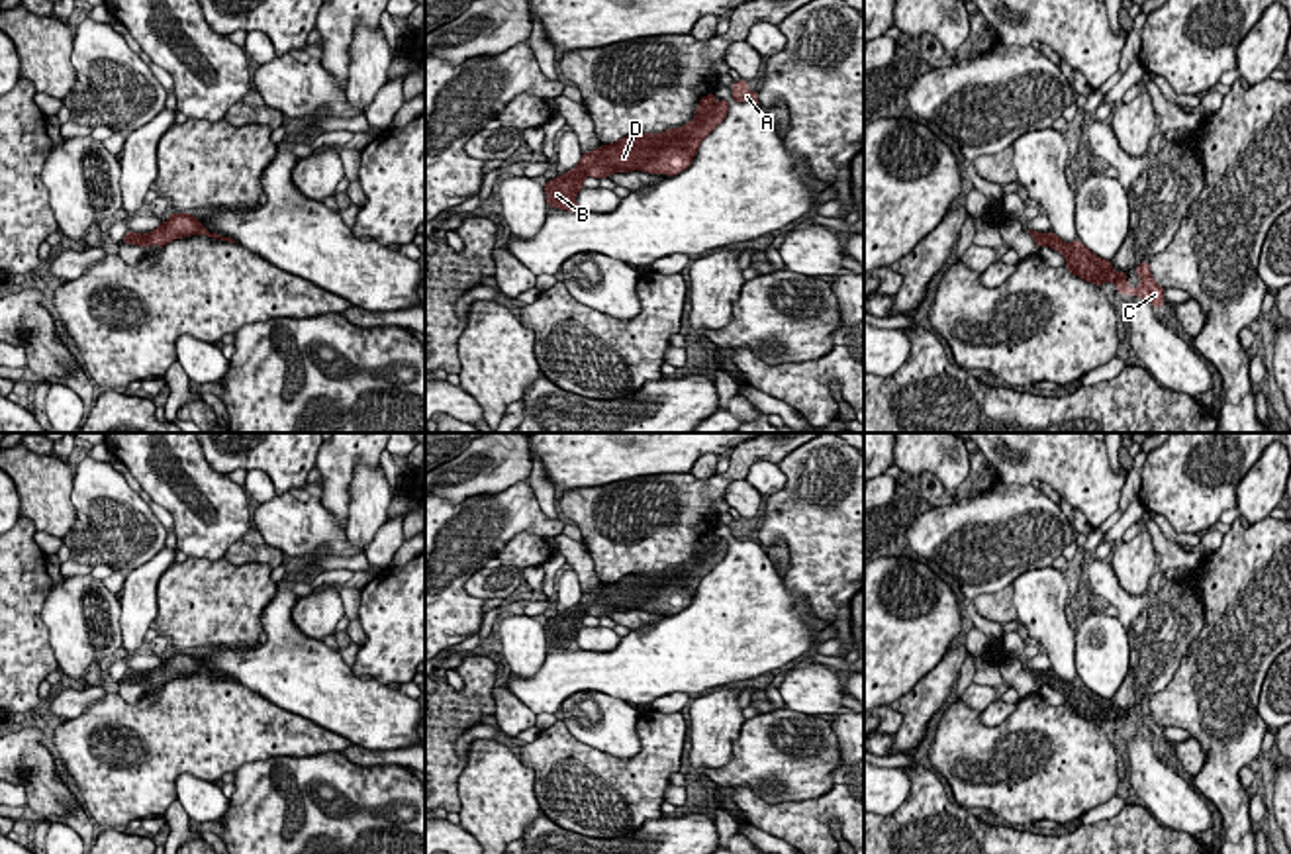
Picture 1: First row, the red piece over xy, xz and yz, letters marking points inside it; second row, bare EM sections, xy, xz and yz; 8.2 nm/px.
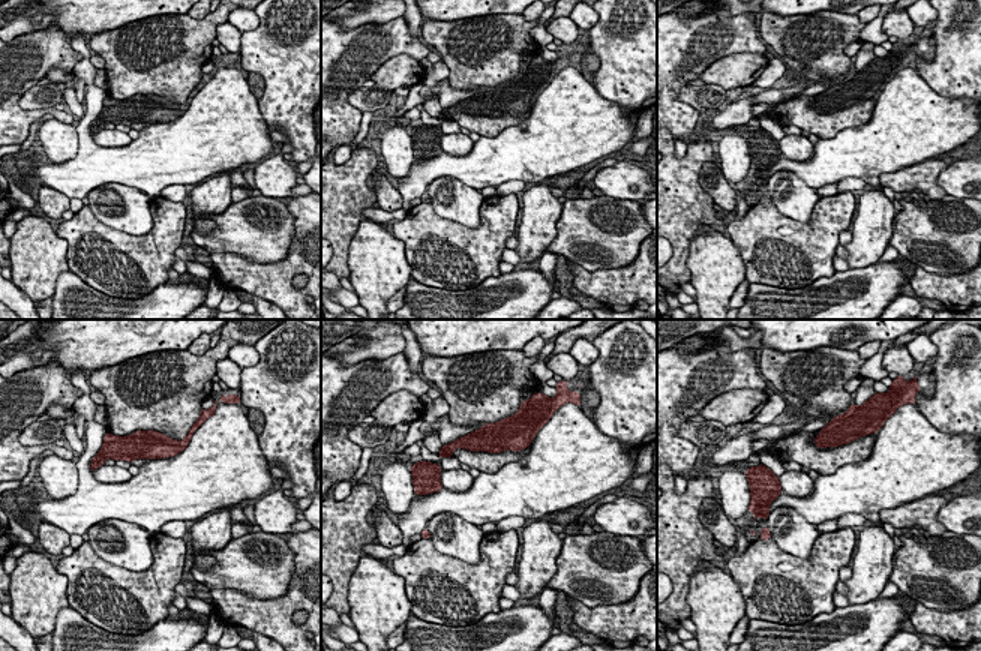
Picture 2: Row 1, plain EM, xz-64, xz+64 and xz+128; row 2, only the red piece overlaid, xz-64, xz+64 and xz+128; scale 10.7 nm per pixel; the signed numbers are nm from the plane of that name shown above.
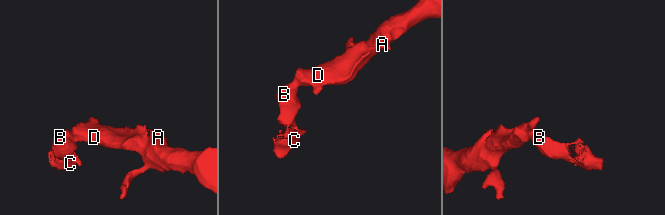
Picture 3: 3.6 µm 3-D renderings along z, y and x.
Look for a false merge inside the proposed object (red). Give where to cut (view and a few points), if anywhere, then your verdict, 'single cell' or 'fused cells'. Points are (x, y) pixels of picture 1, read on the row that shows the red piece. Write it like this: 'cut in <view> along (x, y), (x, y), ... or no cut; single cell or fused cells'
no cut; single cell

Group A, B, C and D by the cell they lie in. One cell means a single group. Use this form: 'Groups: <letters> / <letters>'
Groups: A B C D

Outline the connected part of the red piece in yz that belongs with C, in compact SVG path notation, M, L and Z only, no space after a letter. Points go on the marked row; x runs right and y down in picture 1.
M1027 229L1036 247L1050 247L1066 257L1066 268L1079 276L1085 282L1091 282L1095 286L1101 286L1103 282L1115 282L1117 290L1121 294L1130 294L1130 296L1140 296L1146 302L1150 302L1154 308L1164 308L1164 290L1160 288L1152 274L1150 274L1150 262L1142 262L1134 268L1134 272L1140 276L1140 286L1130 288L1126 280L1126 272L1115 272L1113 262L1105 261L1097 255L1093 255L1079 239L1074 243L1064 243L1062 239L1056 237L1054 231L1048 233L1038 233Z

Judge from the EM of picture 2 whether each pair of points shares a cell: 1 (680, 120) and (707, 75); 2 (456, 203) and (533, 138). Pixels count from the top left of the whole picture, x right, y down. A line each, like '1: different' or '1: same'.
1: different
2: different

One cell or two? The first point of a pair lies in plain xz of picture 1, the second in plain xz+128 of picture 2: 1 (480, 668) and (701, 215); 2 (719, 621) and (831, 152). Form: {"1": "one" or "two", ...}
{"1": "one", "2": "one"}

